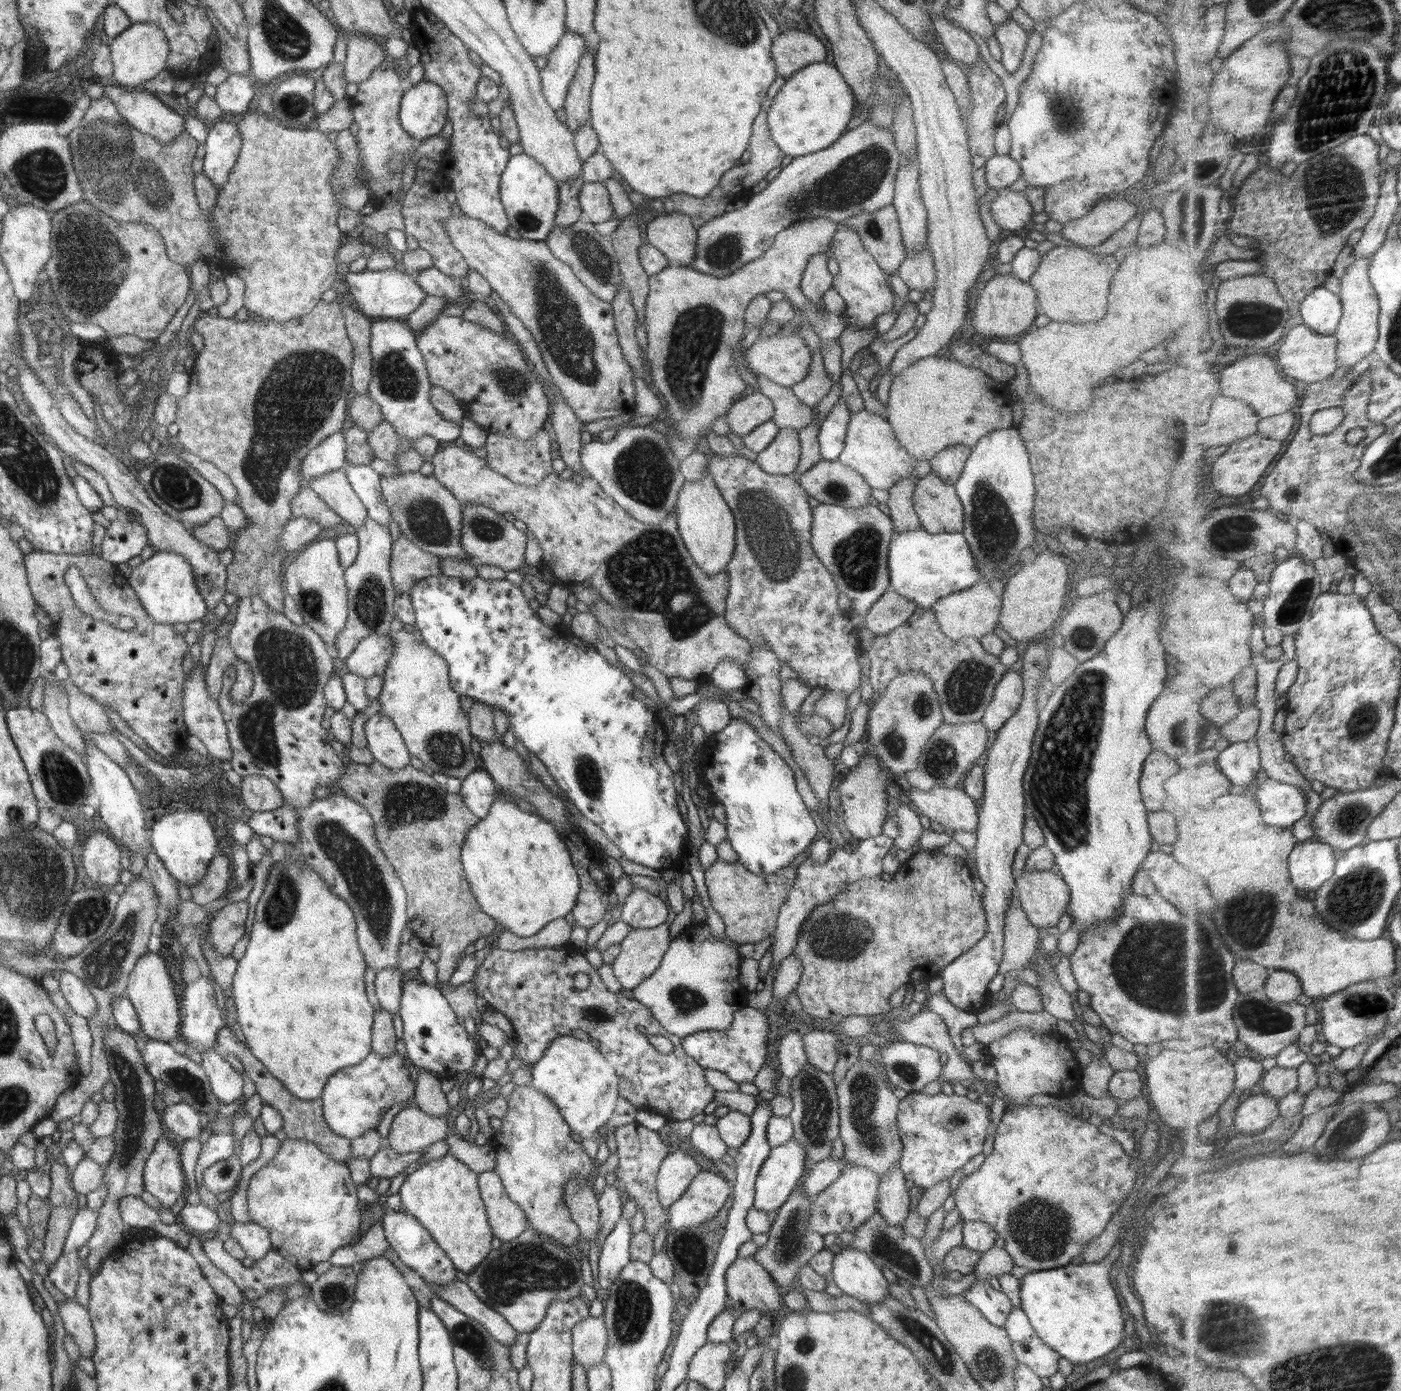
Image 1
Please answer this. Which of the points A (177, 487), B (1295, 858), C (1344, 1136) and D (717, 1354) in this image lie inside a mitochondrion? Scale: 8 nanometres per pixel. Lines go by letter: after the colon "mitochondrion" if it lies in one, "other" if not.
A: mitochondrion
B: other
C: mitochondrion
D: other

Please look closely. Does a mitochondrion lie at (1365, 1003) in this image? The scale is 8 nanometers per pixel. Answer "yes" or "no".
yes

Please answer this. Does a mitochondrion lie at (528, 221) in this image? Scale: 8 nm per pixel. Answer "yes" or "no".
yes

